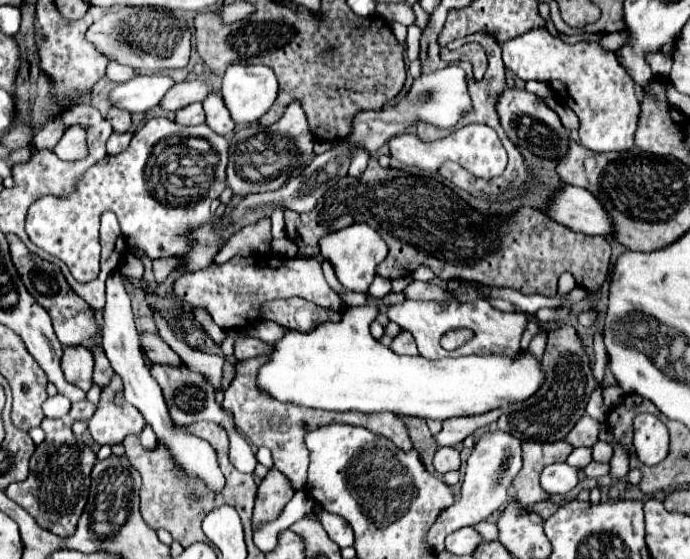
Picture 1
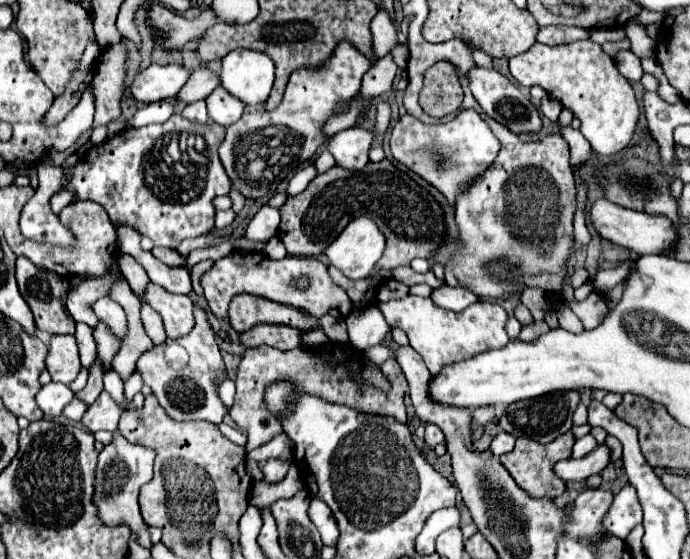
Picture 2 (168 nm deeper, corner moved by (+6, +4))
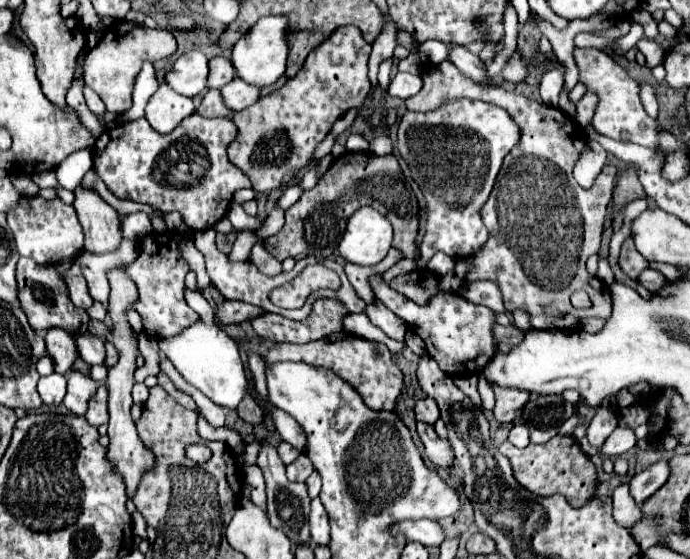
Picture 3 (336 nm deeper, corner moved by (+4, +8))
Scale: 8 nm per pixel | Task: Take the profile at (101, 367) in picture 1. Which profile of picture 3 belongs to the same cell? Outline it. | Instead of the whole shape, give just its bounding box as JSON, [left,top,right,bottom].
[65,277,93,309]

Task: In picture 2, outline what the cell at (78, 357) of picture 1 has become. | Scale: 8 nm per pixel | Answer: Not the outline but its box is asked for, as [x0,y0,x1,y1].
[45,335,81,385]

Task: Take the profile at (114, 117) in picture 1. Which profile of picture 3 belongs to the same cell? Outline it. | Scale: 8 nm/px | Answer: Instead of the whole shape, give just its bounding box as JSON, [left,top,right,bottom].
[85,19,177,113]

